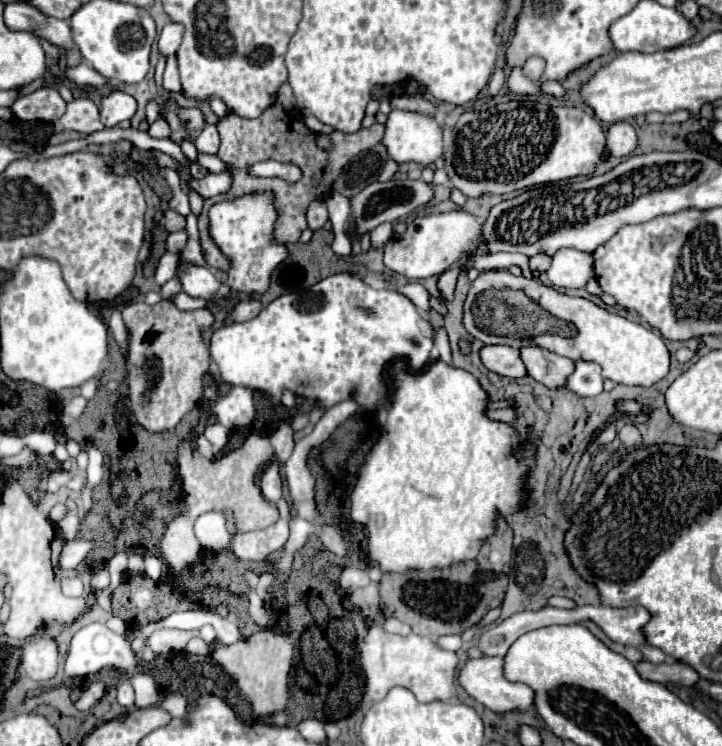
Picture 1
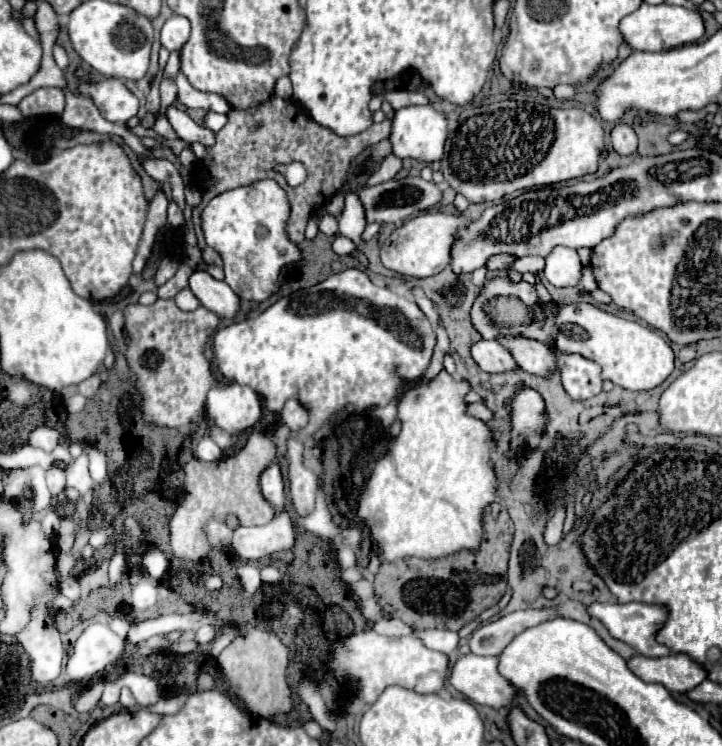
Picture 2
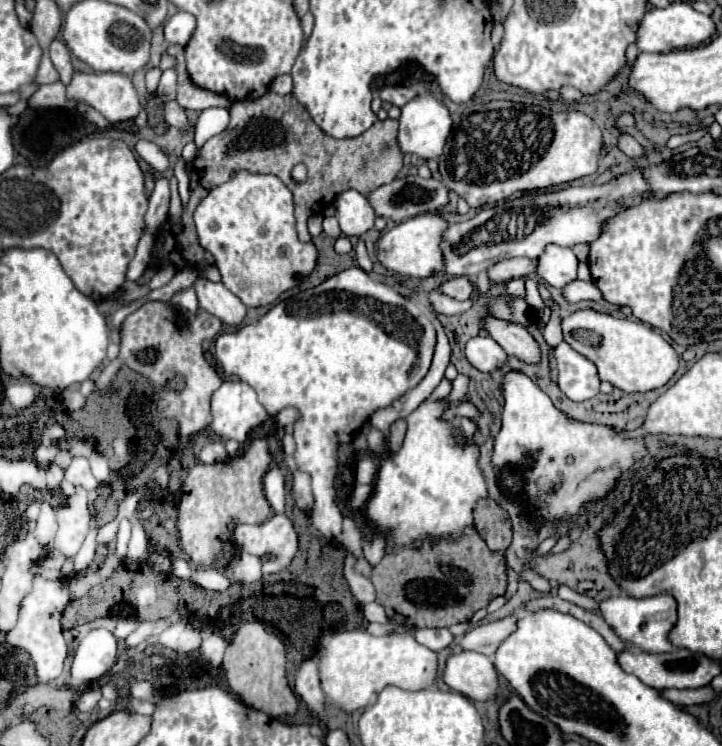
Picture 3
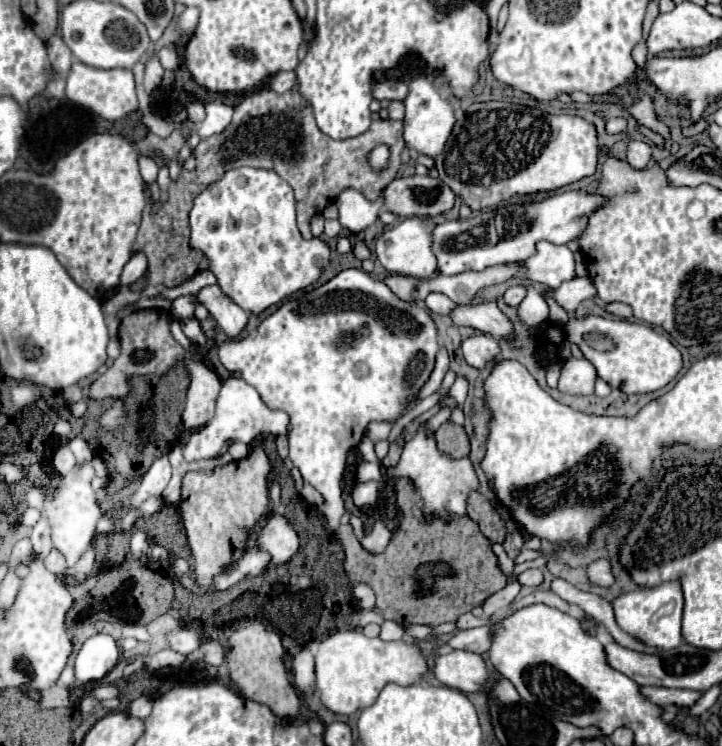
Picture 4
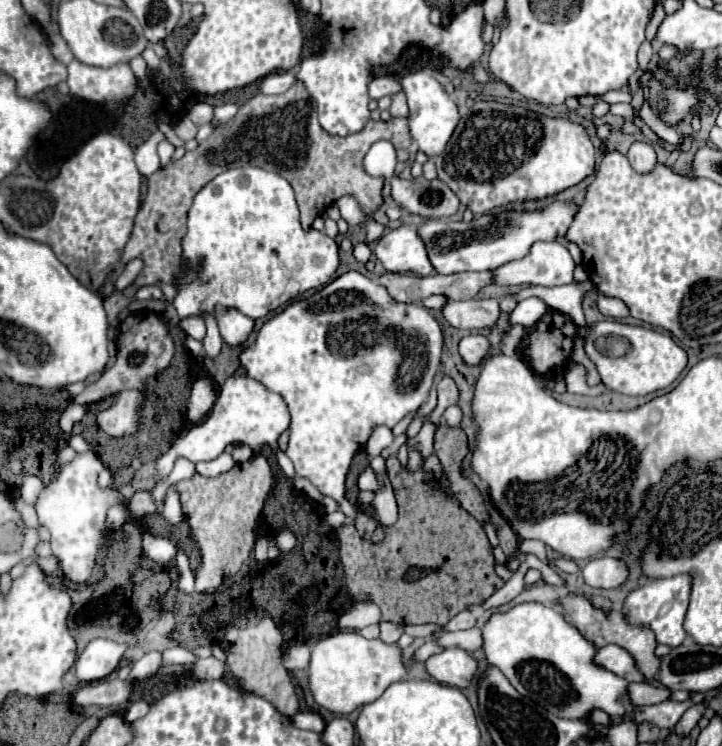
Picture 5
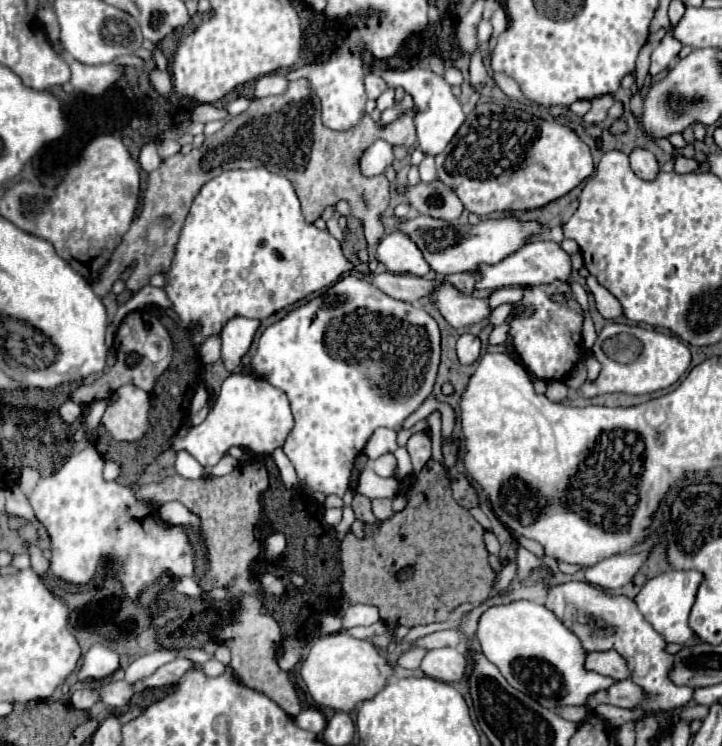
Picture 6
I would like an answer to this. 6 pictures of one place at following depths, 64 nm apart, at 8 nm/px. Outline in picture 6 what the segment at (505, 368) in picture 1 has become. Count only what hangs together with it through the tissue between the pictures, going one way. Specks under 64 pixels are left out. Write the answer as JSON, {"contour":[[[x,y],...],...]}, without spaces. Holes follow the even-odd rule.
{"contour":[[[462,334],[458,338],[458,344],[456,344],[456,354],[458,354],[458,360],[460,364],[468,366],[468,364],[474,364],[478,358],[480,358],[480,340],[474,336],[474,334]]]}

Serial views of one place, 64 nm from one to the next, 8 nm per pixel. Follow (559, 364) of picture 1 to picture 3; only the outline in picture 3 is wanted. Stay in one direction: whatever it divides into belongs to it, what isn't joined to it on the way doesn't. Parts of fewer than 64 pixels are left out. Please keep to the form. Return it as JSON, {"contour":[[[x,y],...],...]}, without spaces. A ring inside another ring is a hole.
{"contour":[[[486,314],[482,316],[482,328],[506,350],[506,354],[512,354],[528,364],[540,362],[540,348],[536,340],[520,324]]]}

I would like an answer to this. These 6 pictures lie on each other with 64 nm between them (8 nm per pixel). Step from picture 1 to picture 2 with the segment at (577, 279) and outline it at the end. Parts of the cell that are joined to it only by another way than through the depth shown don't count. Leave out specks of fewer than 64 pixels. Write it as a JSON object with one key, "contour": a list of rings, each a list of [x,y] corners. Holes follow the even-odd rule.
{"contour":[[[556,246],[546,256],[546,266],[544,266],[542,274],[554,286],[578,286],[580,274],[582,274],[582,264],[580,264],[576,250]]]}

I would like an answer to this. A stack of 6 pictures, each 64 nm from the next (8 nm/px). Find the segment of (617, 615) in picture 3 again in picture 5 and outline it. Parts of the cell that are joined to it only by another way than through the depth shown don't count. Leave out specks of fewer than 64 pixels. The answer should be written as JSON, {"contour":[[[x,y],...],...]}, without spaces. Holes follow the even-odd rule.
{"contour":[[[690,574],[648,580],[644,586],[630,592],[628,598],[624,600],[622,606],[628,612],[628,620],[650,626],[660,644],[668,644],[672,648],[680,646],[688,636],[684,630],[684,618],[686,618],[686,606],[690,604],[690,582],[692,582]]]}

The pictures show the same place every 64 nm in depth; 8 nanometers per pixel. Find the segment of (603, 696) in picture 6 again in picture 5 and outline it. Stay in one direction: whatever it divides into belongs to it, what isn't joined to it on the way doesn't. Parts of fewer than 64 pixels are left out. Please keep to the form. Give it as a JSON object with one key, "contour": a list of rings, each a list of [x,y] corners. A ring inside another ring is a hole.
{"contour":[[[632,682],[628,684],[628,698],[632,702],[632,706],[644,706],[644,704],[660,704],[670,696],[670,690],[662,690],[662,688],[654,688],[650,684],[644,682]]]}

